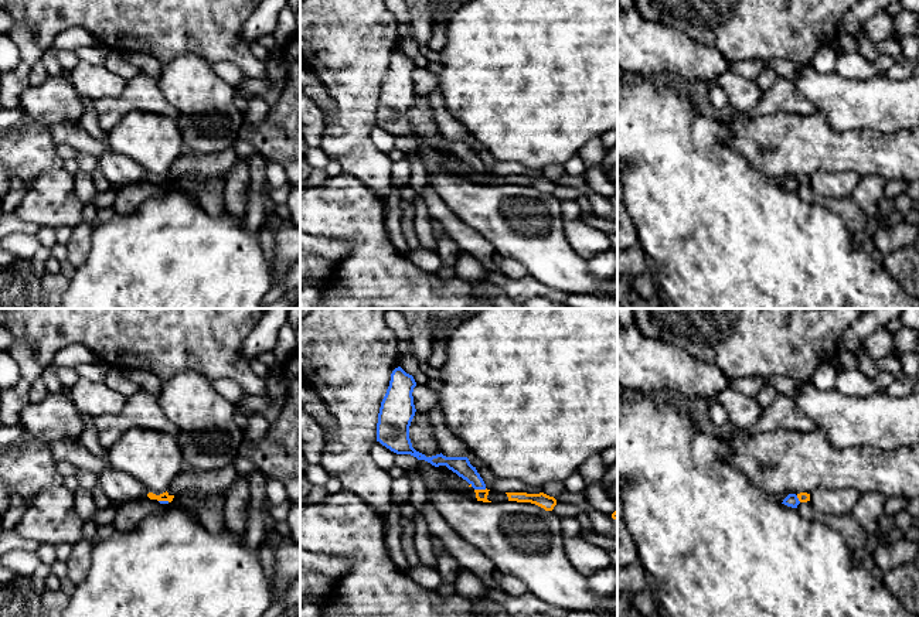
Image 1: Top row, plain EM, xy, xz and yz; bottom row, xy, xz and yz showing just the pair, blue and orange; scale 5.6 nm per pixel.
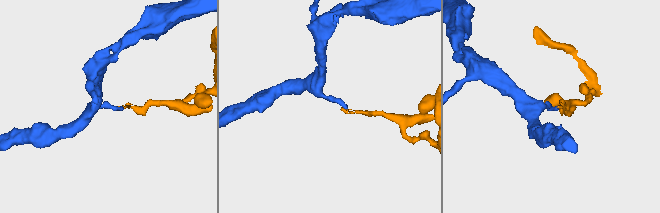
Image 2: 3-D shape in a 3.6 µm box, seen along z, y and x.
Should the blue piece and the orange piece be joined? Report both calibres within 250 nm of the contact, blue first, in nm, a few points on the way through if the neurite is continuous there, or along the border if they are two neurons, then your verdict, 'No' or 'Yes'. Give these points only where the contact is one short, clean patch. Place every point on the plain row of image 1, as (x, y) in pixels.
Thickness 100 nm (blue) against 60 nm. Boundary: xz (486, 171), (475, 173). No

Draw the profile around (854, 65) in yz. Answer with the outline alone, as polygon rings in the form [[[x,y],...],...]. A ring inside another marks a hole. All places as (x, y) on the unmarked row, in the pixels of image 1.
[[[838,52],[835,72],[848,79],[871,79],[881,75],[874,64],[860,52]]]

